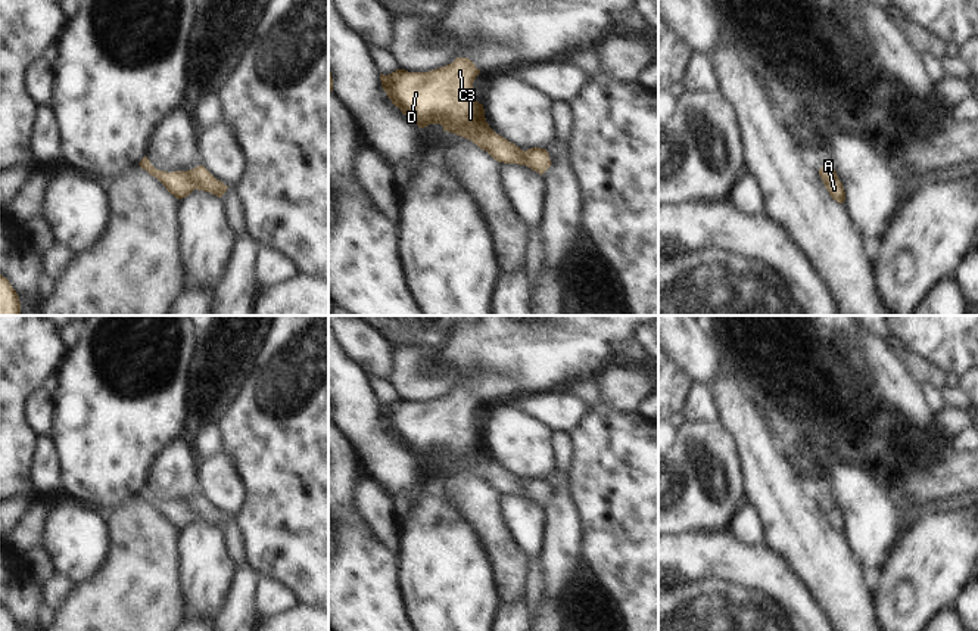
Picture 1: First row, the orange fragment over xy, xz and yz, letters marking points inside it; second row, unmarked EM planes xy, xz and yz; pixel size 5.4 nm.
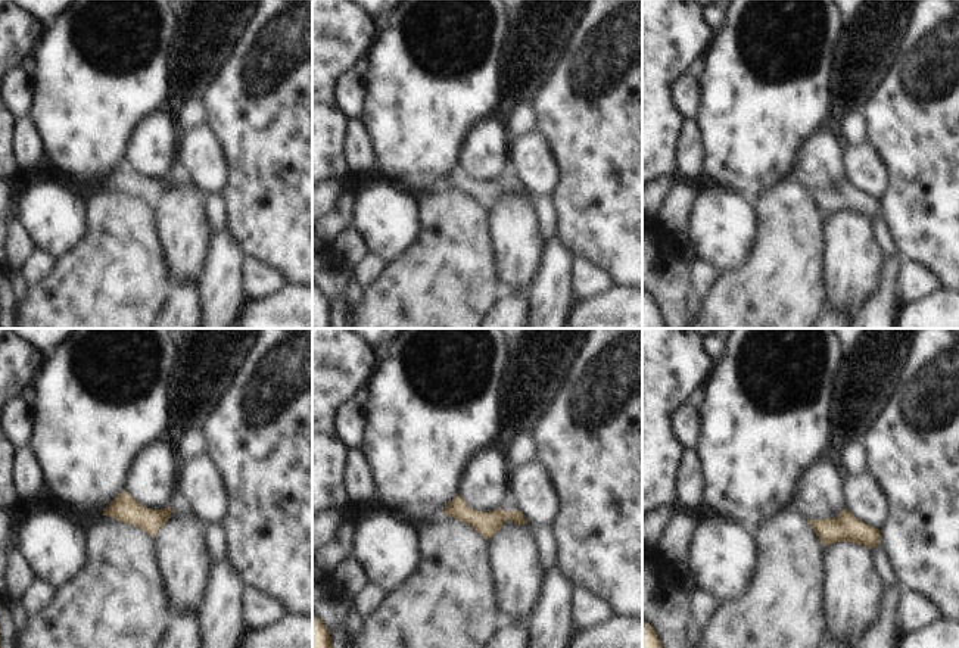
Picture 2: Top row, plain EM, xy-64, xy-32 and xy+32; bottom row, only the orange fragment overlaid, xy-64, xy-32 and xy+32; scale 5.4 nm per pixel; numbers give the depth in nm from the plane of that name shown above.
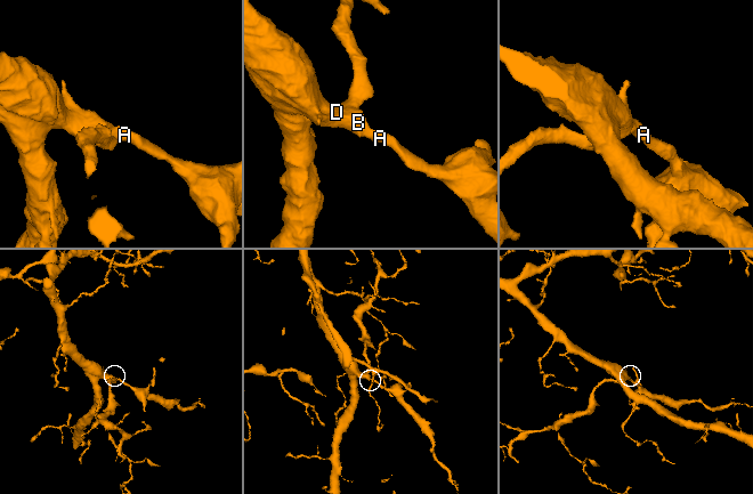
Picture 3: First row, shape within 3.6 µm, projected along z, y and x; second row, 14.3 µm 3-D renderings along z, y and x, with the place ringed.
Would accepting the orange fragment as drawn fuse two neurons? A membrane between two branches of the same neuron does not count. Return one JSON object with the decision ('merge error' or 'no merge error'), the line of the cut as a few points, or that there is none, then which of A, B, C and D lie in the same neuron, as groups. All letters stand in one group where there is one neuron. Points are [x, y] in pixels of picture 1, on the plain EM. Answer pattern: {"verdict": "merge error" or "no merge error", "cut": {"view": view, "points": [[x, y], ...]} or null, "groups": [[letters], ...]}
{"verdict": "no merge error", "cut": null, "groups": [["A", "B", "C", "D"]]}

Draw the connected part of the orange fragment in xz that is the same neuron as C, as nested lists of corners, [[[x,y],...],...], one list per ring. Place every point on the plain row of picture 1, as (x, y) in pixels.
[[[457,388],[429,402],[396,400],[389,405],[380,404],[380,411],[392,433],[420,459],[440,454],[443,461],[471,470],[495,491],[526,495],[542,506],[552,494],[546,479],[524,482],[486,453],[483,435],[473,425],[479,404],[468,388]]]

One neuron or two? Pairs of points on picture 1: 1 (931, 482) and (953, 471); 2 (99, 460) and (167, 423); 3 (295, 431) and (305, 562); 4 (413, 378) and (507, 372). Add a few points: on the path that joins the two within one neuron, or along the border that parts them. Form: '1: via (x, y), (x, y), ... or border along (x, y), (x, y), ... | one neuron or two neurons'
1: via (937, 482), (947, 476) | one neuron
2: via (115, 444), (136, 423), (150, 423) | one neuron
3: via (301, 463), (305, 530) | one neuron
4: via (436, 372), (483, 372) | one neuron

